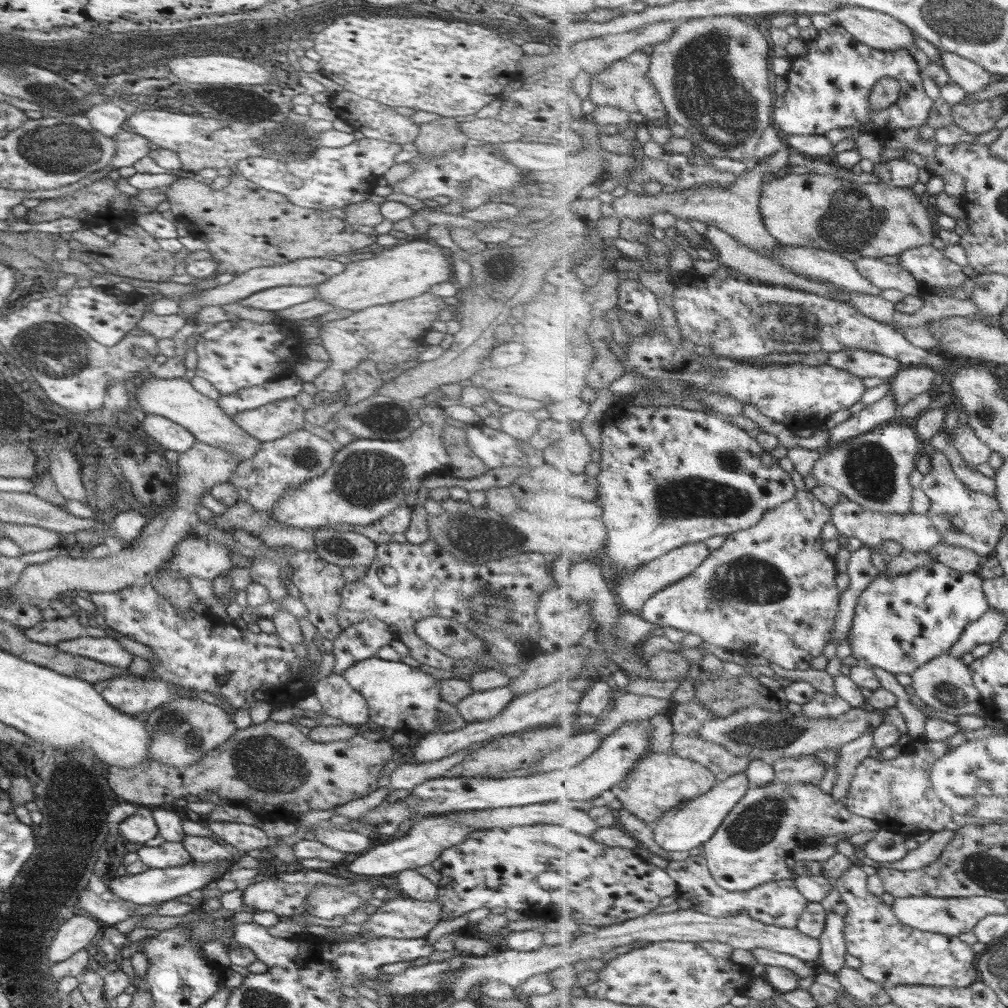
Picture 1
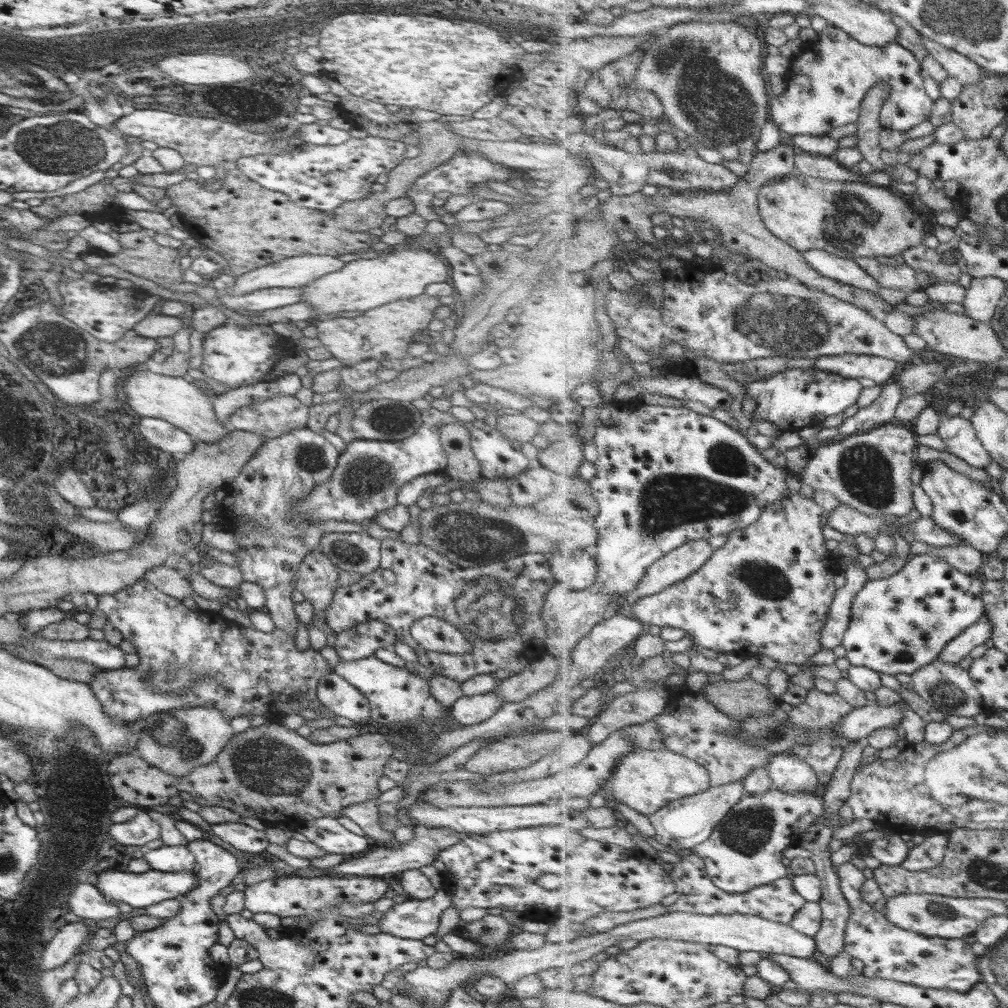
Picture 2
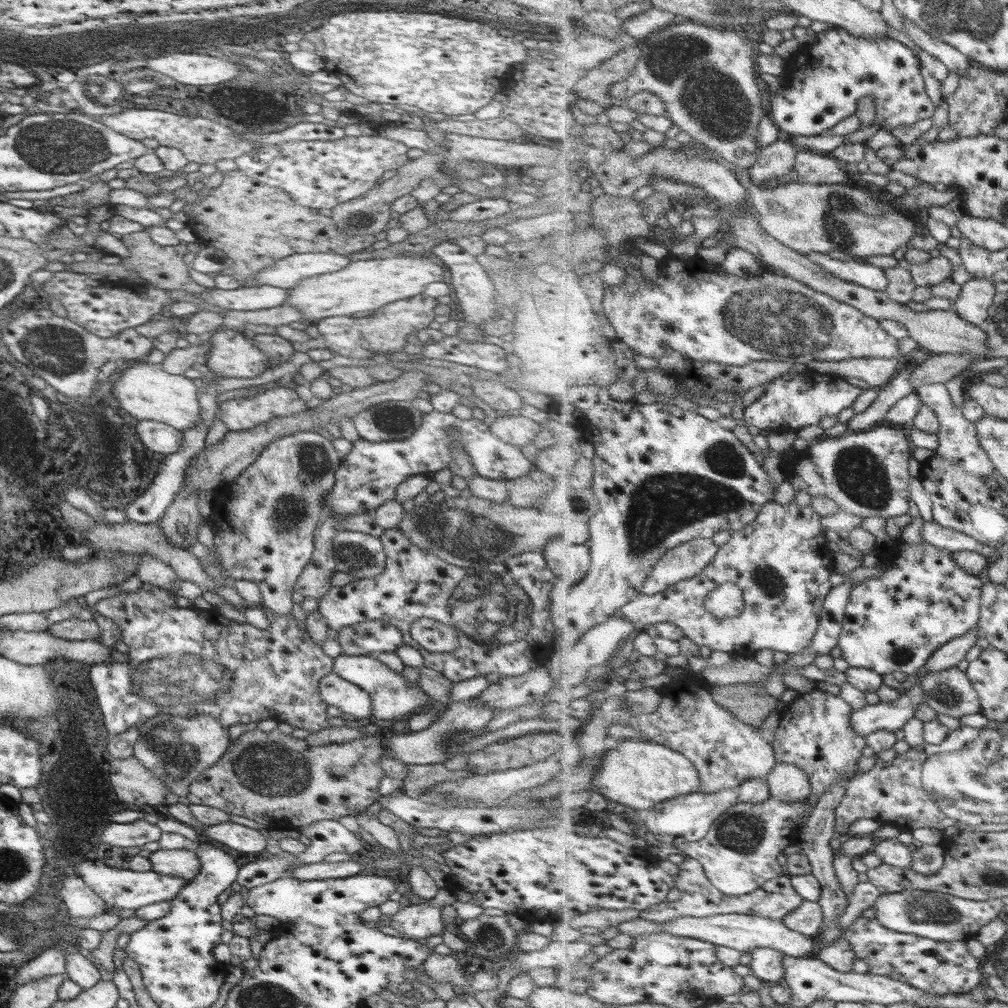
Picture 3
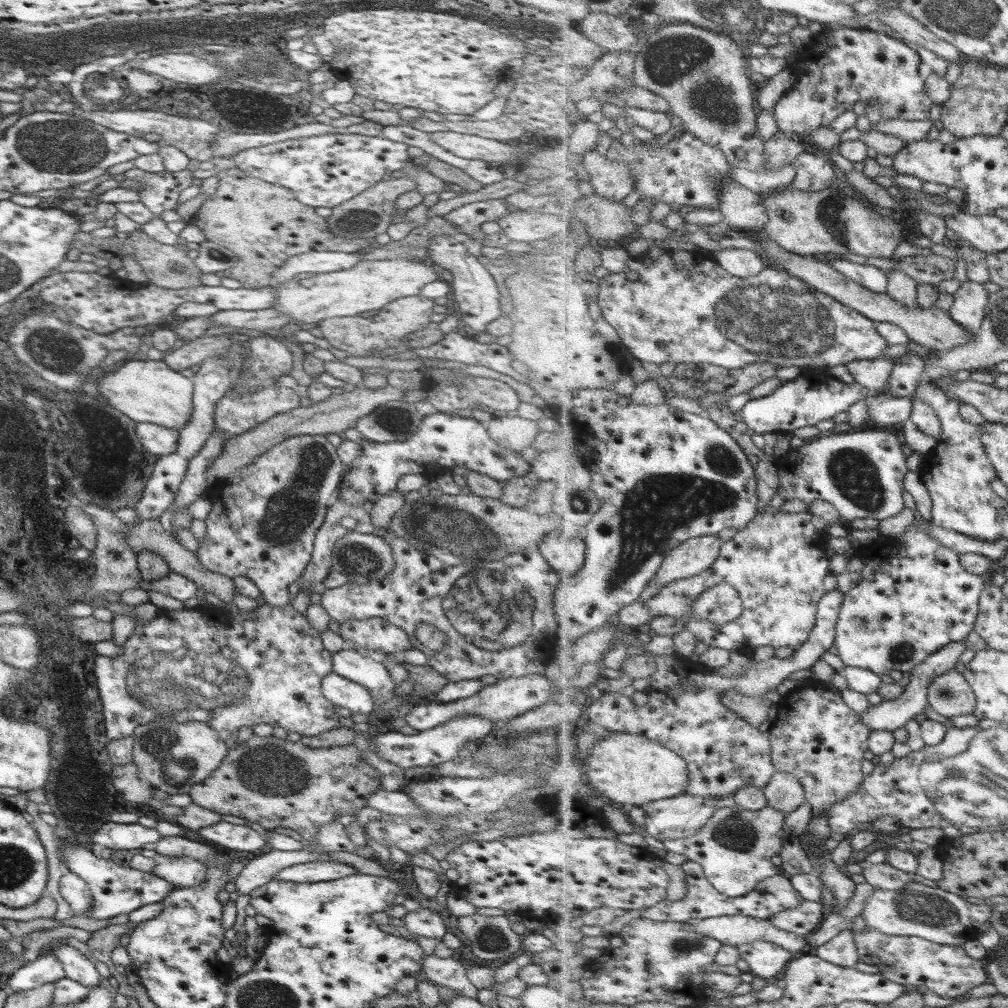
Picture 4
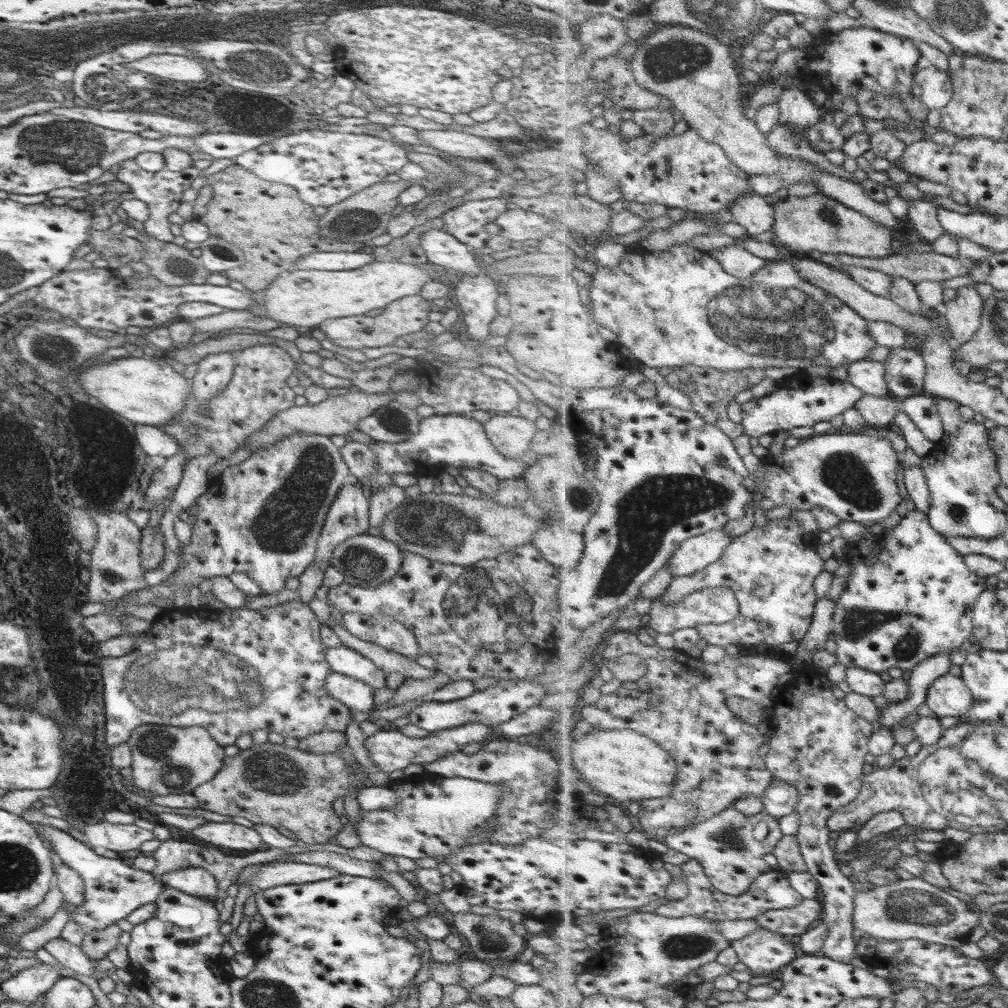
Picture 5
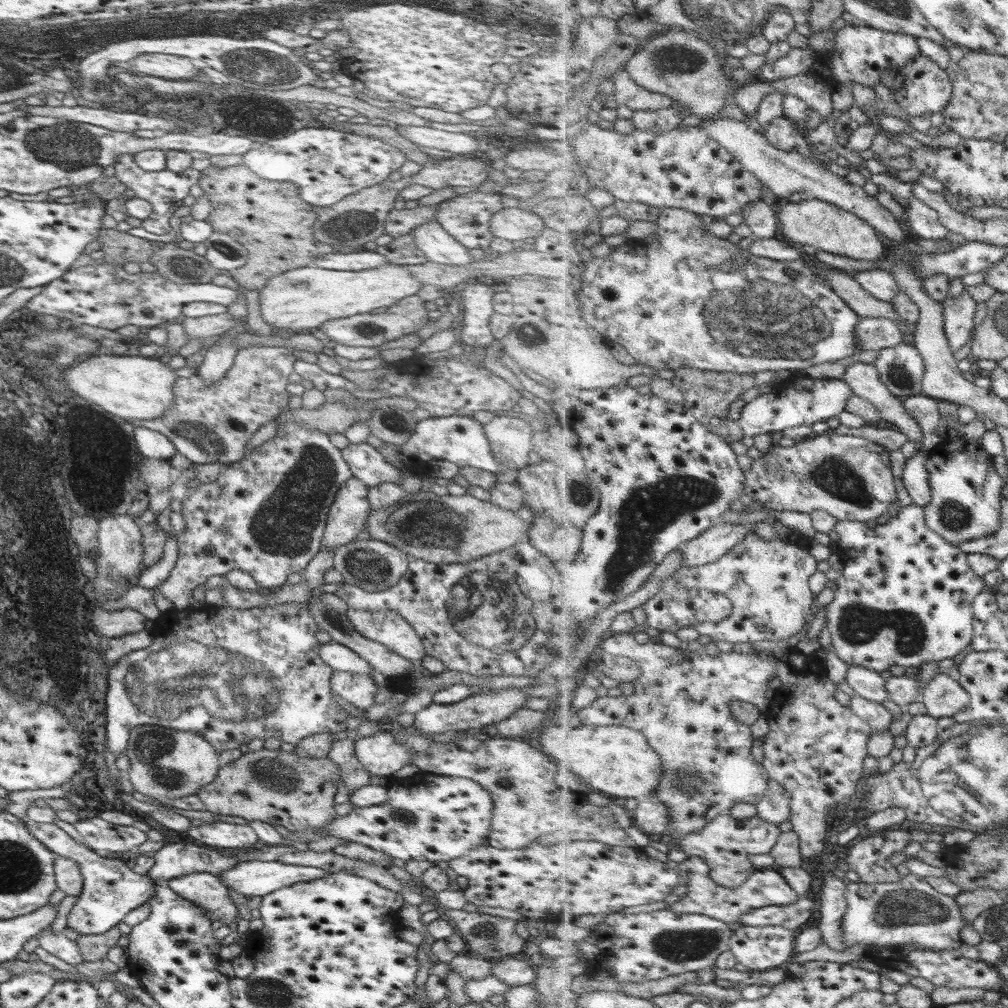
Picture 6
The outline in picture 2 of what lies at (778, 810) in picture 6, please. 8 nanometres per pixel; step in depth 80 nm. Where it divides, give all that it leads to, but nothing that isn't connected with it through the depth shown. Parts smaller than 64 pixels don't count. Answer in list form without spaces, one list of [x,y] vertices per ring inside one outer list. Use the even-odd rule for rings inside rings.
[[[774,755],[767,768],[775,789],[789,794],[797,791],[812,792],[820,782],[815,770],[807,761],[795,755]]]

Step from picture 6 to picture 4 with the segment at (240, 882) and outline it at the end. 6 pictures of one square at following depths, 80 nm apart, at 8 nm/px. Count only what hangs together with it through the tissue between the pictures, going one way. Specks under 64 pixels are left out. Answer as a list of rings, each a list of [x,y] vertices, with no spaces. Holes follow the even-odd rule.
[[[313,861],[281,869],[273,879],[301,884],[328,884],[356,873],[357,870],[345,863]]]

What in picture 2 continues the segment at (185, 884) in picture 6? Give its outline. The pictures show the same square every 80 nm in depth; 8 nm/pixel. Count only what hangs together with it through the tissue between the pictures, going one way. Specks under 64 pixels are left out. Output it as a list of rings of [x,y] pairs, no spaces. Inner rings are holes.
[[[161,845],[155,849],[143,849],[142,858],[153,871],[197,874],[195,857],[186,849],[186,845]]]

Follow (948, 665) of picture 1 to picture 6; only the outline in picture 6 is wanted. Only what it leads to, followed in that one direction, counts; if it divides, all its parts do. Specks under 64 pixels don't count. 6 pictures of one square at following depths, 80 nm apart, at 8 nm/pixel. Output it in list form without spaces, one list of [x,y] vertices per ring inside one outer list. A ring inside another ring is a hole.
[[[947,672],[938,673],[923,690],[922,702],[928,714],[937,719],[956,718],[971,704],[971,701],[969,692],[958,680],[953,680],[951,676],[948,676]]]

